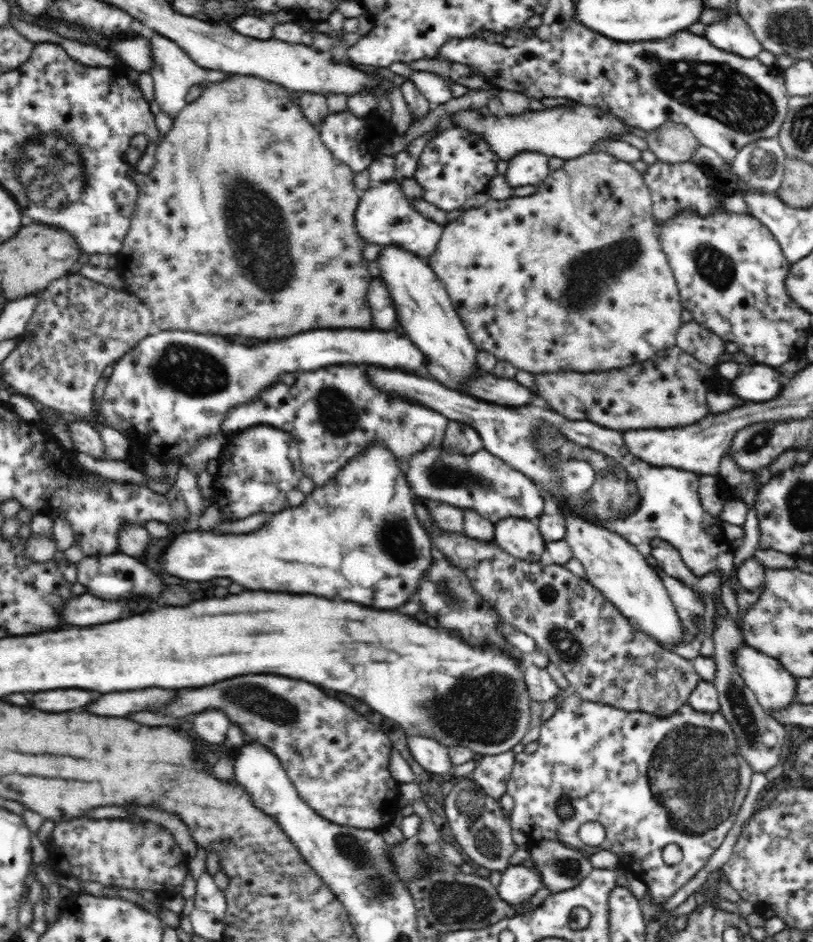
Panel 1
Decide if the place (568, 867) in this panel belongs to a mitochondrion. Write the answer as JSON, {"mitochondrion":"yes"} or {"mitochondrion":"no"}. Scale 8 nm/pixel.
{"mitochondrion":"yes"}

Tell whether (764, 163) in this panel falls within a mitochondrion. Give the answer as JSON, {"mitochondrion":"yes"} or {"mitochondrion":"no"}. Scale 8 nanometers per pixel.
{"mitochondrion":"yes"}

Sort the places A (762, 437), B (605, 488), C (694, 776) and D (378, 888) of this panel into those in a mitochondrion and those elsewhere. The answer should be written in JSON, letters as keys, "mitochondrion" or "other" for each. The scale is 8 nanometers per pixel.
{"A":"mitochondrion","B":"mitochondrion","C":"mitochondrion","D":"mitochondrion"}

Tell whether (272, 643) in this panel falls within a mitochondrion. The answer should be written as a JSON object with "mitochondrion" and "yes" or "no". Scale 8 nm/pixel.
{"mitochondrion":"no"}

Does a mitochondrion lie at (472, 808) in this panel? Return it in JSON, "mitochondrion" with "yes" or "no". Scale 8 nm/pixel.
{"mitochondrion":"yes"}

